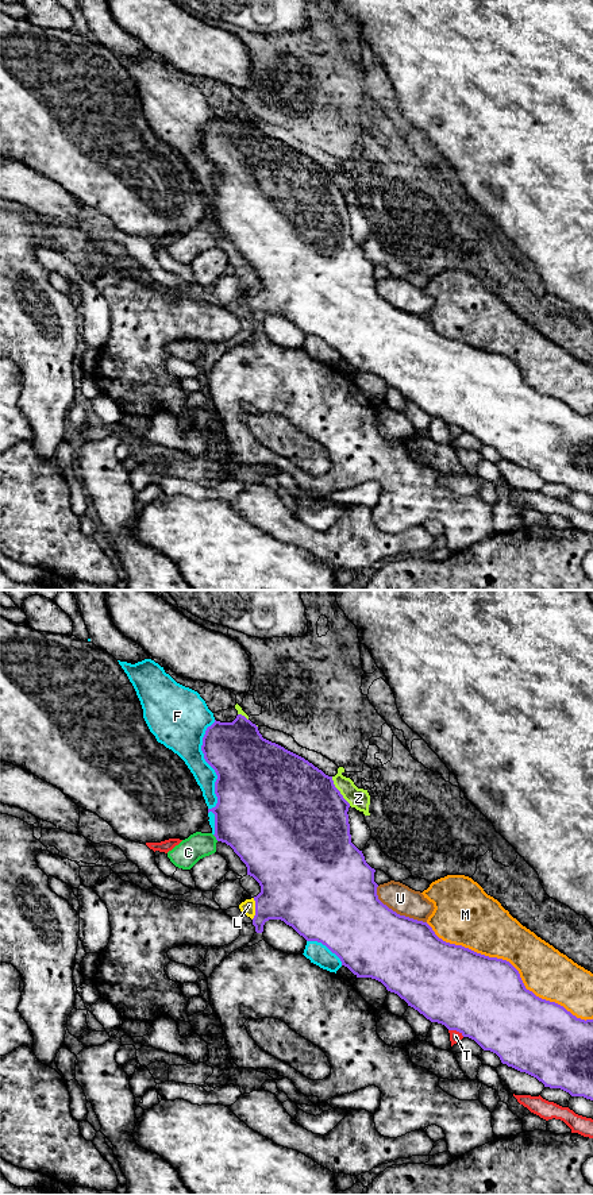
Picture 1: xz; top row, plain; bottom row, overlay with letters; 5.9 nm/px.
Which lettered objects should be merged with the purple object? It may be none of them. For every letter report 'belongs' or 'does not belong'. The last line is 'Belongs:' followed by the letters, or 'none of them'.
C: does not belong
F: does not belong
L: belongs
M: does not belong
T: does not belong
U: does not belong
Z: does not belong
Belongs: L

